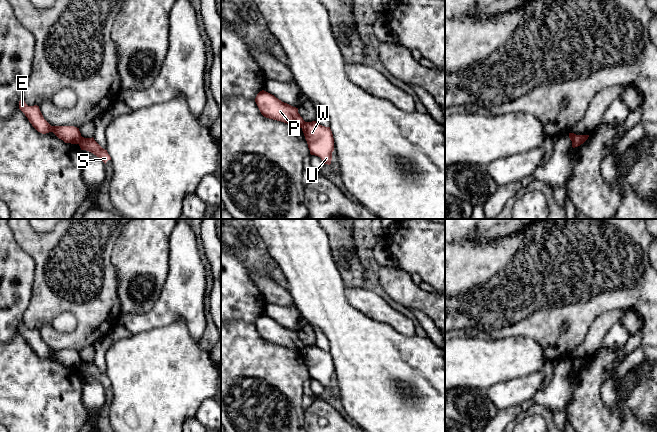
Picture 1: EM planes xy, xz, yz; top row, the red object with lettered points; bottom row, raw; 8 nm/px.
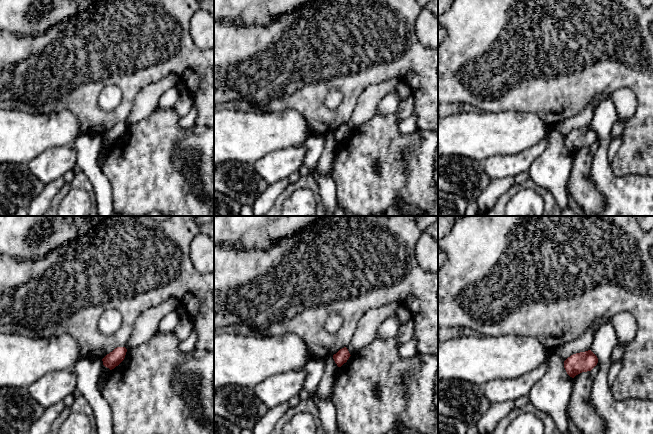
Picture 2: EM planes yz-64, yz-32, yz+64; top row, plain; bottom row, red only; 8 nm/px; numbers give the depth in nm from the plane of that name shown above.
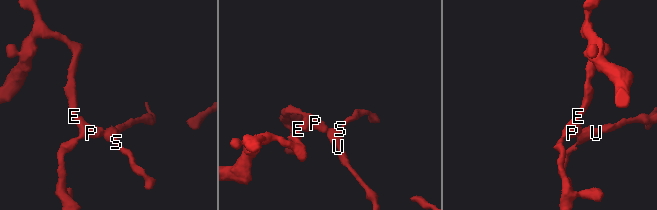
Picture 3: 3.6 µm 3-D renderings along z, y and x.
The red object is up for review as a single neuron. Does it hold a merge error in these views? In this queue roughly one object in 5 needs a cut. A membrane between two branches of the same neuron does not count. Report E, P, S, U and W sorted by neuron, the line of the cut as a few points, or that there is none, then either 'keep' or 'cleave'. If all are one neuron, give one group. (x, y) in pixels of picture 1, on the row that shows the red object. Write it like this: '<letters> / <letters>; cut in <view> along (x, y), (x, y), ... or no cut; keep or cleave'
E P / S U W; cut in xy along (82, 137), (78, 143); cleave

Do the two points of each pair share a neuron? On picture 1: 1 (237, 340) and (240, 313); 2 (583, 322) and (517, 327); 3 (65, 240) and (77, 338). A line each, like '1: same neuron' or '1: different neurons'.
1: different neurons
2: same neuron
3: same neuron

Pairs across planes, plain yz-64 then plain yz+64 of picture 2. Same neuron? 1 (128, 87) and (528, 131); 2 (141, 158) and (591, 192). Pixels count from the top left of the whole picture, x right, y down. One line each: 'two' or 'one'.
1: two
2: one

